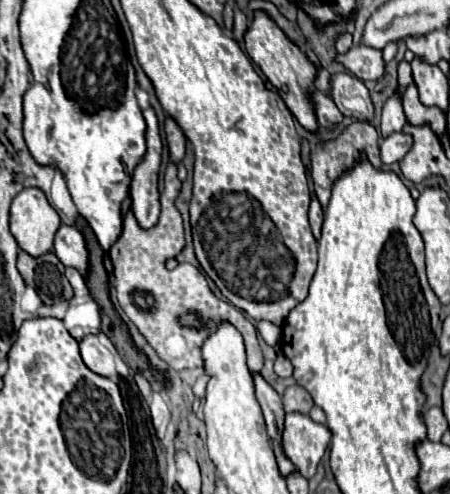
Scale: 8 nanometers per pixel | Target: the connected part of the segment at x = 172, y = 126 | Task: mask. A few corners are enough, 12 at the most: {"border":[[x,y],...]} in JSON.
{"border":[[165,118],[165,134],[171,156],[181,160],[185,154],[185,136],[179,124]]}

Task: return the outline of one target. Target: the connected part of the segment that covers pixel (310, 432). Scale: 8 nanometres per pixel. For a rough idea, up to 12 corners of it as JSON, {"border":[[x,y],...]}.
{"border":[[287,414],[283,450],[313,478],[331,430],[305,414]]}

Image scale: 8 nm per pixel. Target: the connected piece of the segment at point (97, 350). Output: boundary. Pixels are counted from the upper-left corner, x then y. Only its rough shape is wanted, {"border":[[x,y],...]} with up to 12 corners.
{"border":[[85,336],[81,356],[105,378],[119,376],[117,354],[99,336]]}

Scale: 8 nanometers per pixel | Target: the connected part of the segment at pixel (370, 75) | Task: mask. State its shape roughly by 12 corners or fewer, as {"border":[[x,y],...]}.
{"border":[[353,46],[337,60],[357,78],[379,80],[385,74],[383,52]]}

